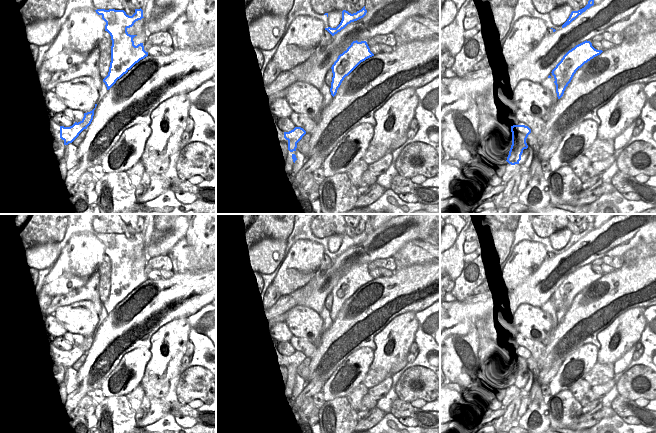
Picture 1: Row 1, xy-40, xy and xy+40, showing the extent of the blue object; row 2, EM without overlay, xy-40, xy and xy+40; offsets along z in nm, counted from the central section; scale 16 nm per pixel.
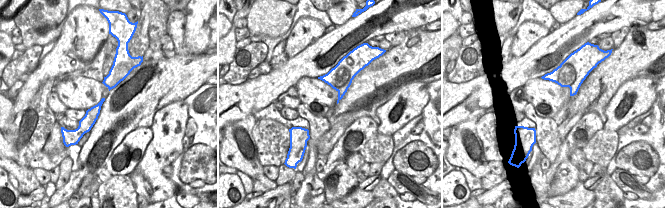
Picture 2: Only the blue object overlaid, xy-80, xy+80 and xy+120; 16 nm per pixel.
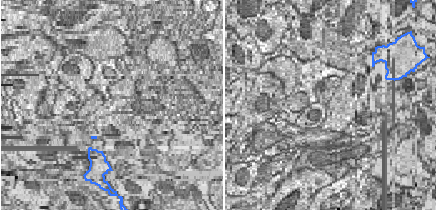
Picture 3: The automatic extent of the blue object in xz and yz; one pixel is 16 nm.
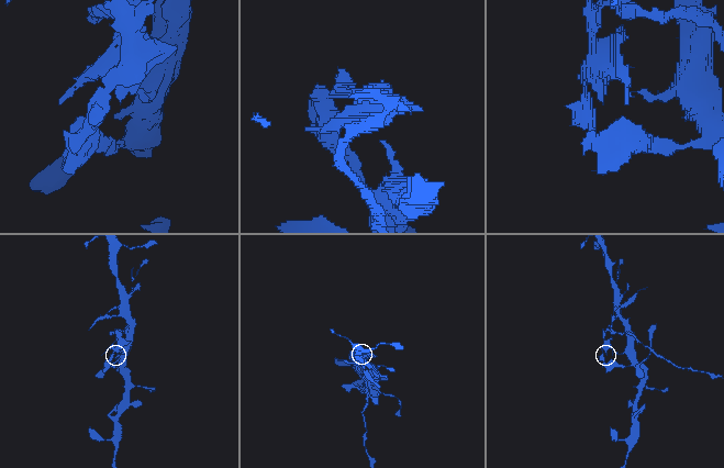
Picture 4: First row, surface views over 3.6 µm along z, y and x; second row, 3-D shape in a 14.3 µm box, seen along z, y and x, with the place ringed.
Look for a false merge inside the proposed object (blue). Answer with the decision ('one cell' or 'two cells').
two cells

